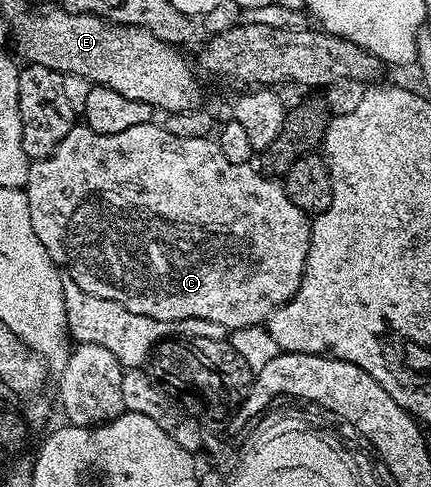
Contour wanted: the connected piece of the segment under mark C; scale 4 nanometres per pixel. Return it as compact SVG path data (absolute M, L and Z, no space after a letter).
M150 121L143 125L131 125L131 129L123 129L123 133L95 133L90 127L84 125L74 125L67 133L67 137L63 137L63 141L59 142L57 148L54 149L45 159L39 159L29 164L29 176L23 188L29 208L31 209L31 226L35 229L35 237L39 237L39 241L43 241L43 249L47 249L47 253L61 268L62 272L71 281L75 281L75 285L79 285L79 289L83 289L87 293L91 293L95 297L103 297L107 301L119 301L119 305L123 305L123 309L127 309L131 313L139 313L143 317L155 317L159 321L175 321L176 319L206 319L207 321L215 321L219 325L223 325L229 331L238 331L244 327L256 327L264 324L269 318L269 314L273 312L275 307L281 307L284 303L288 303L289 298L300 289L301 278L305 272L305 262L309 253L309 232L311 230L310 216L299 210L287 197L284 186L276 178L270 177L262 173L256 166L249 163L232 163L227 161L227 157L223 157L223 153L219 149L219 145L212 138L204 139L188 139L187 137L175 137L169 133L164 125L158 125L156 122Z

